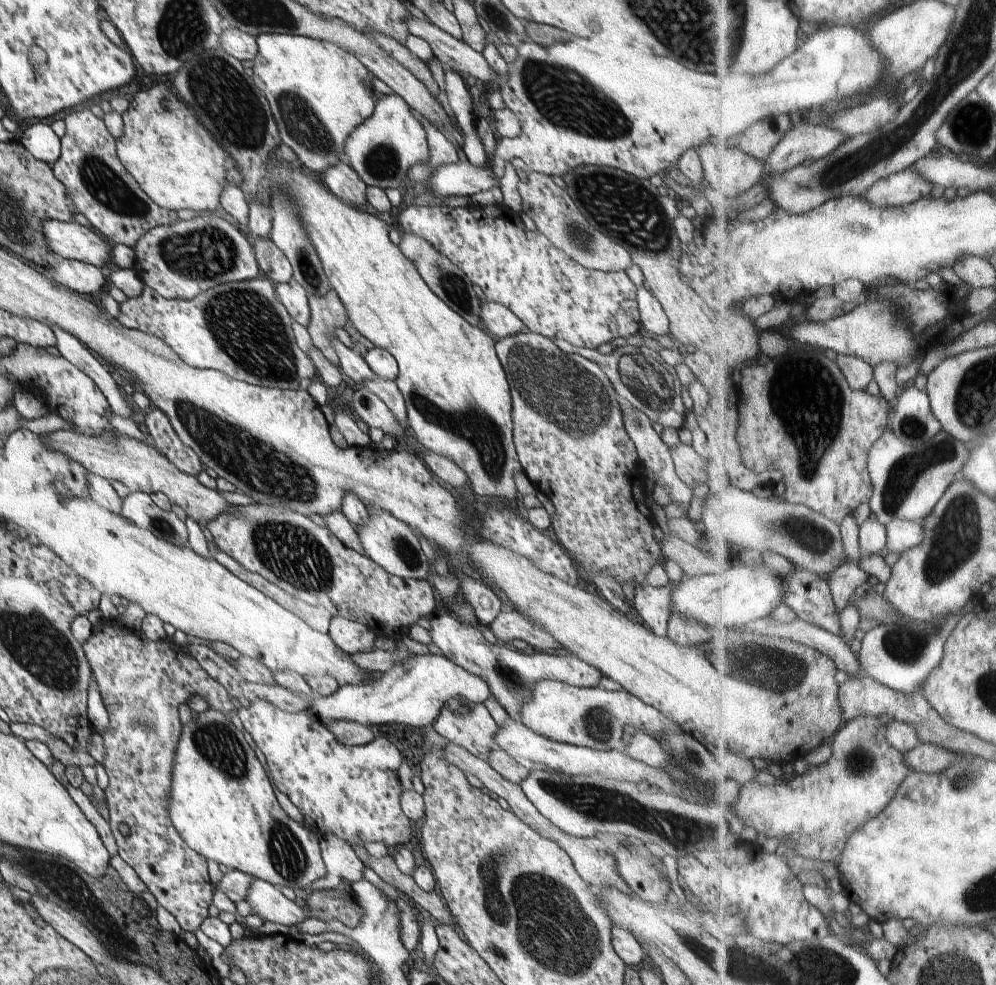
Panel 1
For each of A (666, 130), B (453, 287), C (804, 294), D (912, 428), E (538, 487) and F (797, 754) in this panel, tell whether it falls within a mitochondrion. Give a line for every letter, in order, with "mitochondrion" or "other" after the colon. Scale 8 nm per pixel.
A: other
B: mitochondrion
C: other
D: mitochondrion
E: other
F: other

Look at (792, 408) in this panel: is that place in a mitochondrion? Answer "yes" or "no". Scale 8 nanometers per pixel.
yes

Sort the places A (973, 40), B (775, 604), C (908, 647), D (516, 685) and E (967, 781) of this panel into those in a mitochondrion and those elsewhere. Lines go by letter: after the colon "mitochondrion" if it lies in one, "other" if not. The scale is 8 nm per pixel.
A: mitochondrion
B: other
C: mitochondrion
D: mitochondrion
E: mitochondrion

